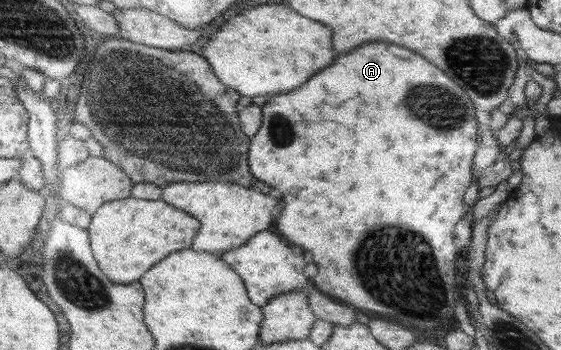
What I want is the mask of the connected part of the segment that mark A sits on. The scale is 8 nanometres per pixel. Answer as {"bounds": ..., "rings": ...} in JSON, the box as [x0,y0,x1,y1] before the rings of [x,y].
{"bounds":[249,42,477,332],"rings":[[[380,42],[366,44],[364,48],[356,48],[354,52],[340,56],[336,60],[336,64],[332,64],[332,68],[326,68],[324,72],[316,74],[312,80],[308,80],[308,84],[304,84],[304,88],[296,88],[296,92],[290,92],[290,94],[274,96],[264,106],[264,128],[260,128],[260,132],[251,138],[252,152],[250,152],[249,158],[250,164],[252,164],[252,174],[258,180],[264,180],[266,184],[272,184],[274,188],[282,190],[286,208],[278,220],[278,230],[286,238],[290,238],[294,244],[304,246],[306,250],[310,250],[314,254],[314,260],[316,260],[320,272],[313,278],[313,286],[324,295],[362,312],[367,310],[382,316],[396,318],[408,329],[420,328],[422,332],[436,332],[444,326],[447,328],[457,322],[454,320],[456,318],[454,316],[456,308],[454,262],[456,262],[458,248],[454,244],[454,238],[456,238],[456,224],[462,222],[462,218],[466,214],[466,210],[464,210],[466,192],[474,180],[472,168],[474,168],[477,143],[477,110],[474,106],[475,102],[467,90],[460,88],[448,74],[444,74],[440,68],[436,68],[424,56],[420,56],[408,48],[400,48],[396,44],[380,44]]]}

